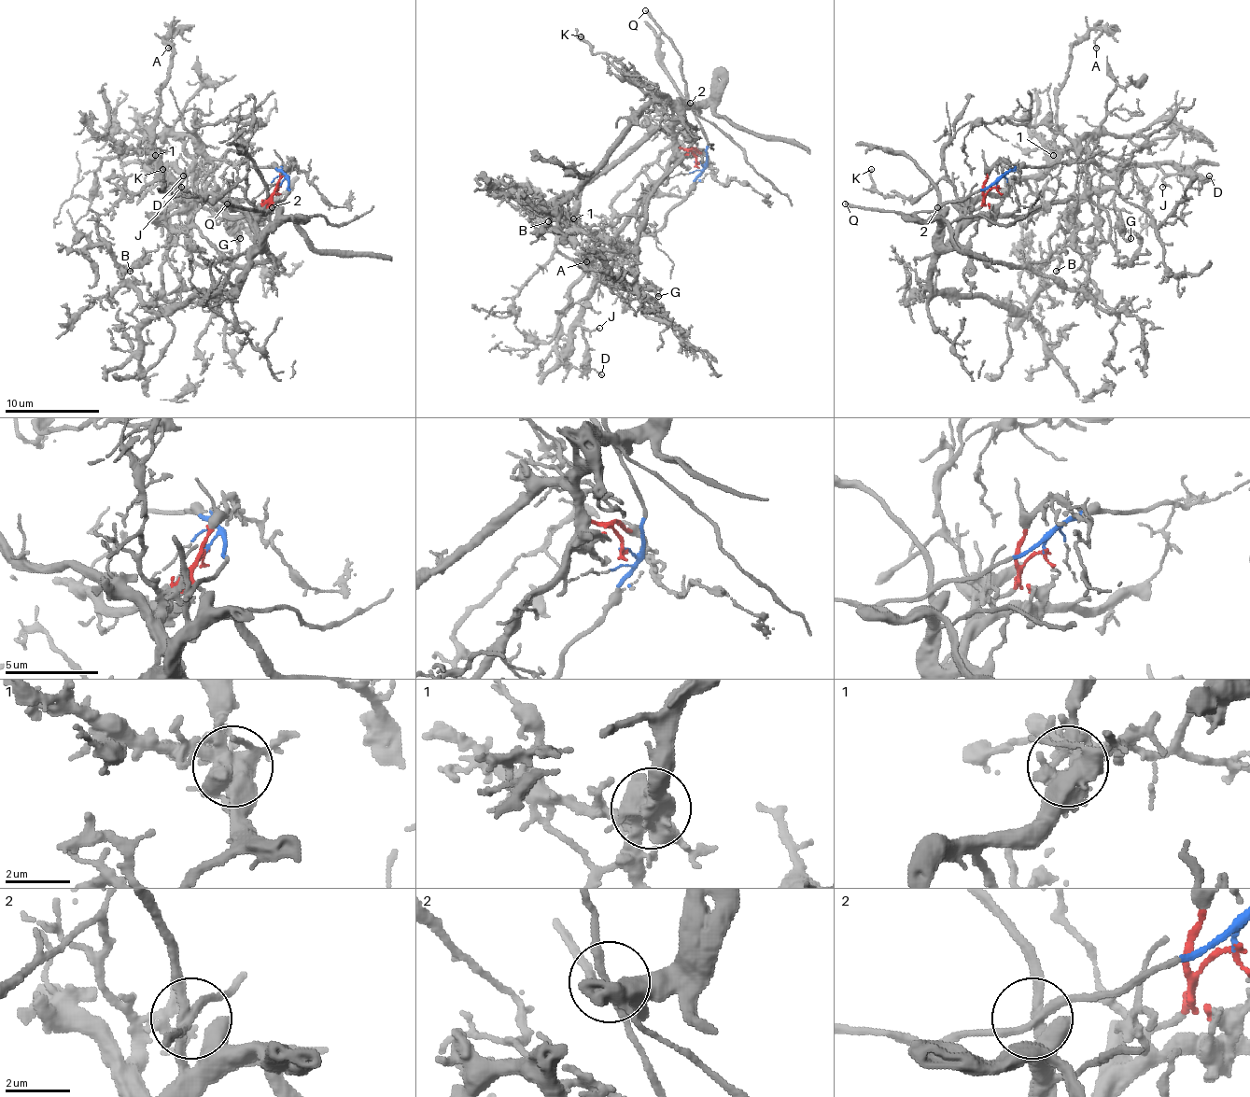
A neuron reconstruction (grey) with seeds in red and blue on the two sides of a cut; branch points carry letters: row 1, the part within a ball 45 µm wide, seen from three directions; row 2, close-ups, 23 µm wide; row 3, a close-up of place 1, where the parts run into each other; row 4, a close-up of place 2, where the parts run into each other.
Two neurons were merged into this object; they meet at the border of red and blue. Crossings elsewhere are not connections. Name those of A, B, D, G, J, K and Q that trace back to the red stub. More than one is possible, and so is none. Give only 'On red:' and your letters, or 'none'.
On red: A, B, K

